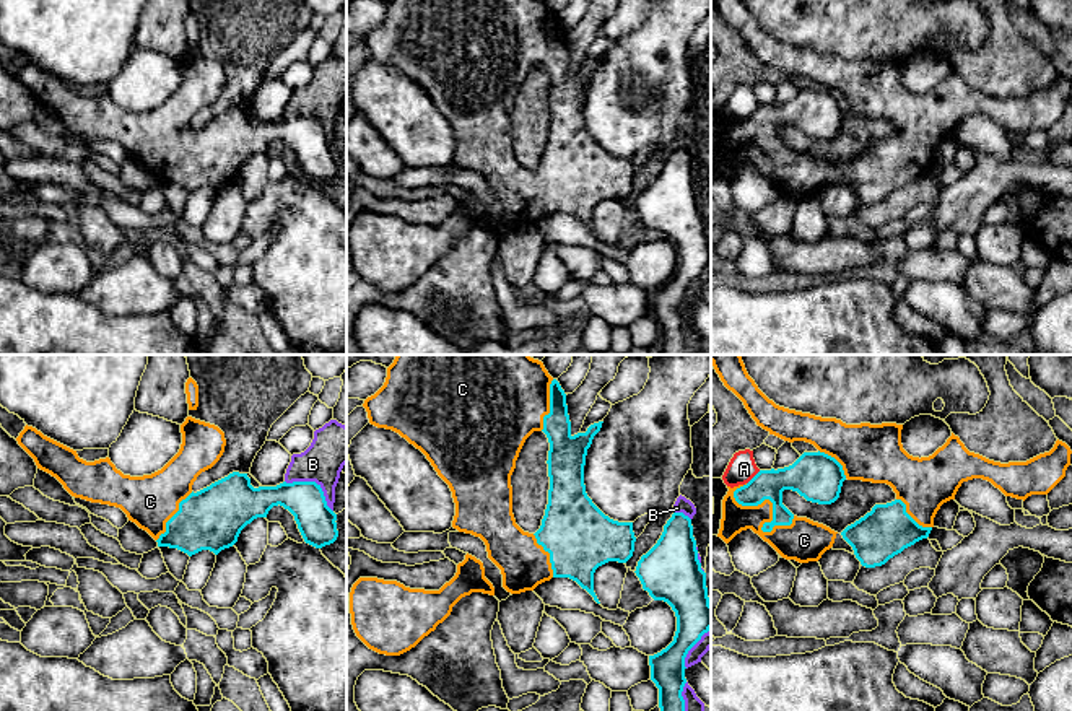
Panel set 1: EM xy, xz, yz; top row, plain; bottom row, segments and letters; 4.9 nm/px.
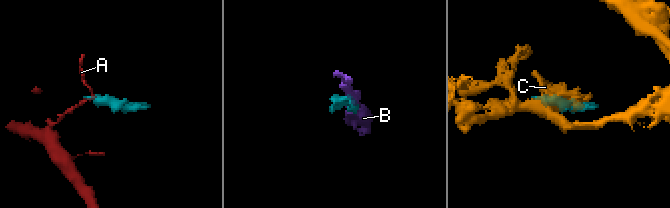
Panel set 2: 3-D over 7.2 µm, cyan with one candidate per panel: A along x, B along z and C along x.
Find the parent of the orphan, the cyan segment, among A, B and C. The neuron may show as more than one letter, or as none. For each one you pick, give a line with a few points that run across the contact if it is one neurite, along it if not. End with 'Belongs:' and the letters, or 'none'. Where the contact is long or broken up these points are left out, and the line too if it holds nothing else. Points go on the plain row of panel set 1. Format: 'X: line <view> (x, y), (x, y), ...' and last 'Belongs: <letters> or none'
Belongs: C

